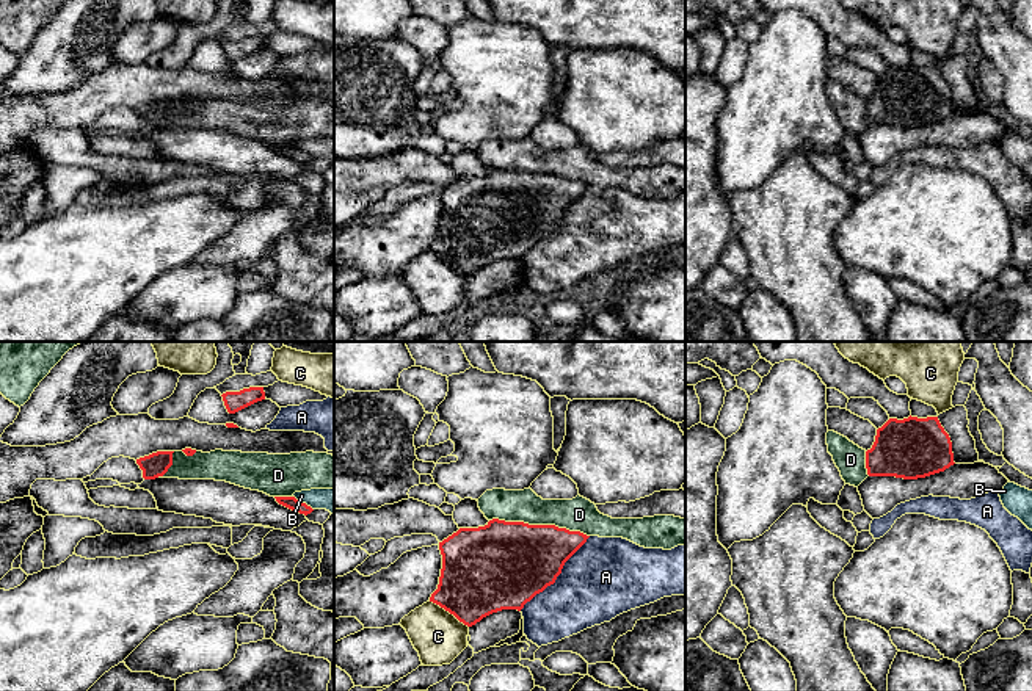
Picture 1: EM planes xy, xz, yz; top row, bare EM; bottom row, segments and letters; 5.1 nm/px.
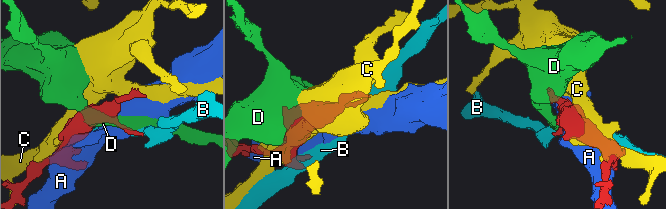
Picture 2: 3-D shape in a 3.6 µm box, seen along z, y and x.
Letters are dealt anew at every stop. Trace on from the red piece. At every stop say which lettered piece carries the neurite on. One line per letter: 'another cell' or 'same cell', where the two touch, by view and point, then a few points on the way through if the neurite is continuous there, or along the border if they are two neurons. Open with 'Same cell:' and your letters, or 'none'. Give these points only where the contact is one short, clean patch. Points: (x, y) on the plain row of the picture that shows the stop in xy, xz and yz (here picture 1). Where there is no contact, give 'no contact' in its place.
Same cell: none
A: another cell; meets red in xz at (557, 224)
B: another cell; meets red in xy at (301, 151)
C: another cell; meets red in xz at (449, 260)
D: another cell; meets red in xz at (540, 174)

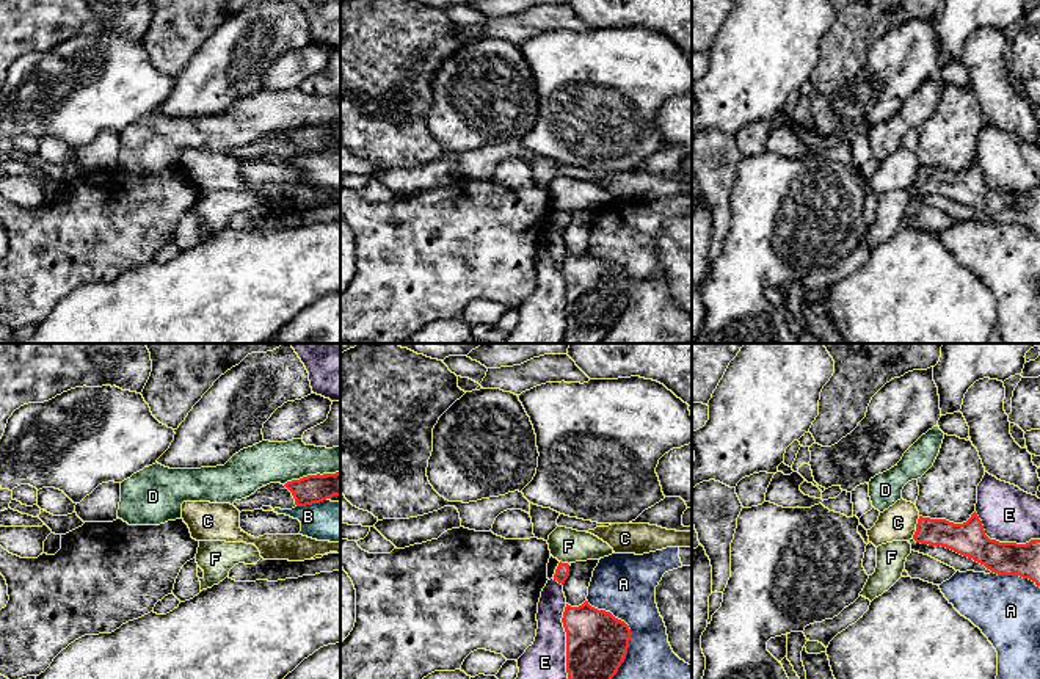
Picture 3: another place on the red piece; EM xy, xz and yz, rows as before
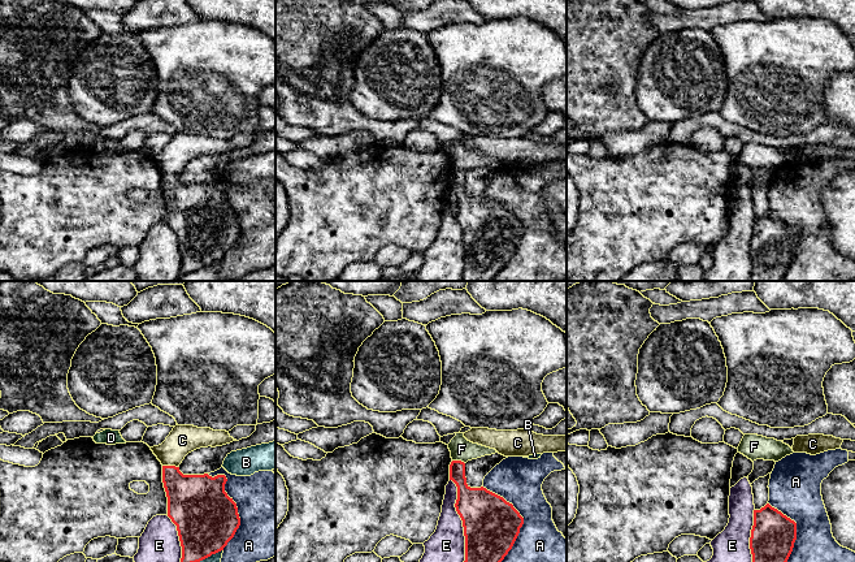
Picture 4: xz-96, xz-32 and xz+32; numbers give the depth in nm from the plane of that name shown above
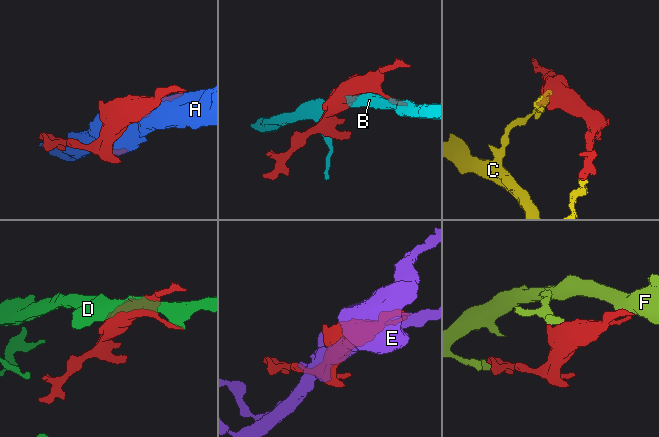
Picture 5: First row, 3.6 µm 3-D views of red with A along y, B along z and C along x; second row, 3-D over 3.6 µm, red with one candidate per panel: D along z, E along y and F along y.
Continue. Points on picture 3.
Same cell: none
A: another cell; meets red in xz at (629, 287)
B: another cell; meets red in xy at (311, 152)
C: another cell; meets red in yz at (916, 176)
D: another cell; meets red in xy at (311, 124)
E: another cell; meets red in xz at (567, 298)
F: another cell; meets red in xz at (565, 212); border along xz (560, 209), (568, 214)

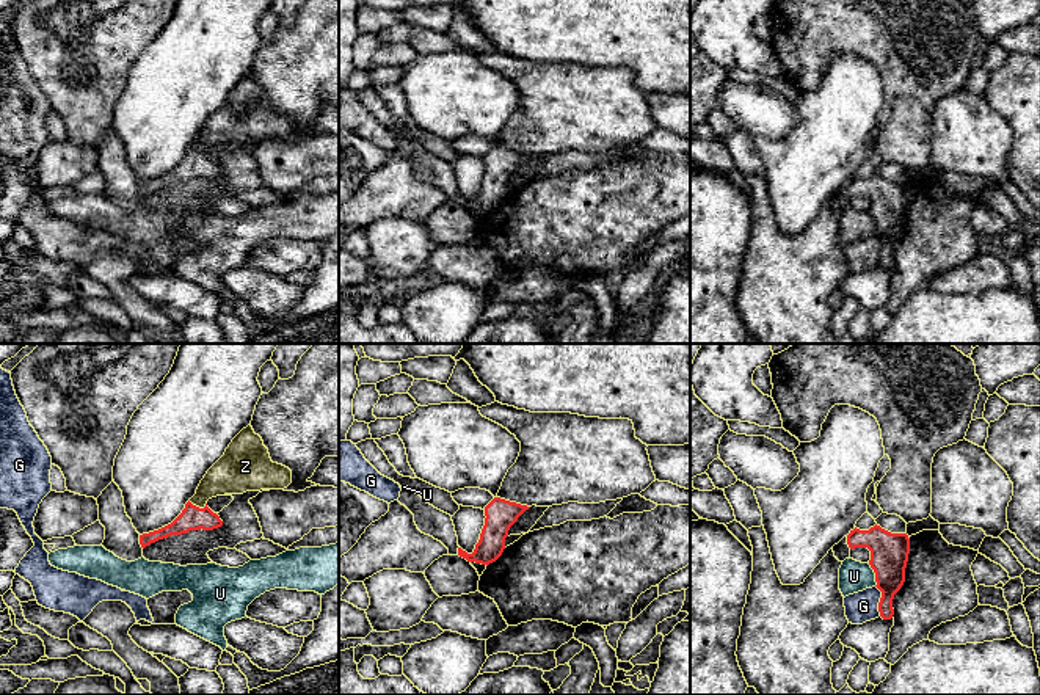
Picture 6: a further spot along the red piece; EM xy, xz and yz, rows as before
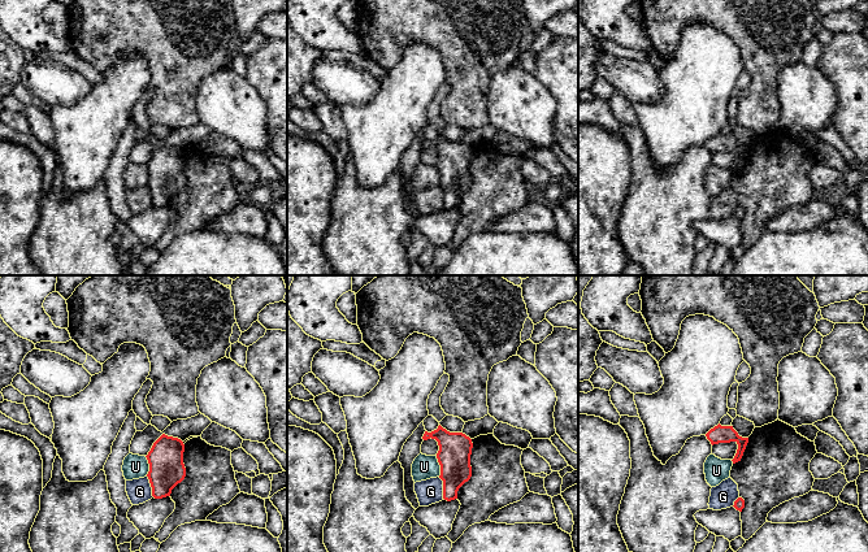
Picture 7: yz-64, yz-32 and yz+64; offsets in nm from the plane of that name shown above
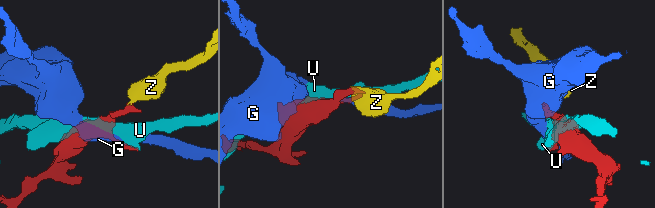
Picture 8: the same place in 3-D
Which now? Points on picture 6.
Same cell: Z
G: another cell; meets red in yz at (880, 250)
U: another cell; meets red in yz at (876, 223)
Z: same cell; meets red in xy at (198, 156); runs through xy (192, 167), (198, 156), (220, 127), (232, 123)

